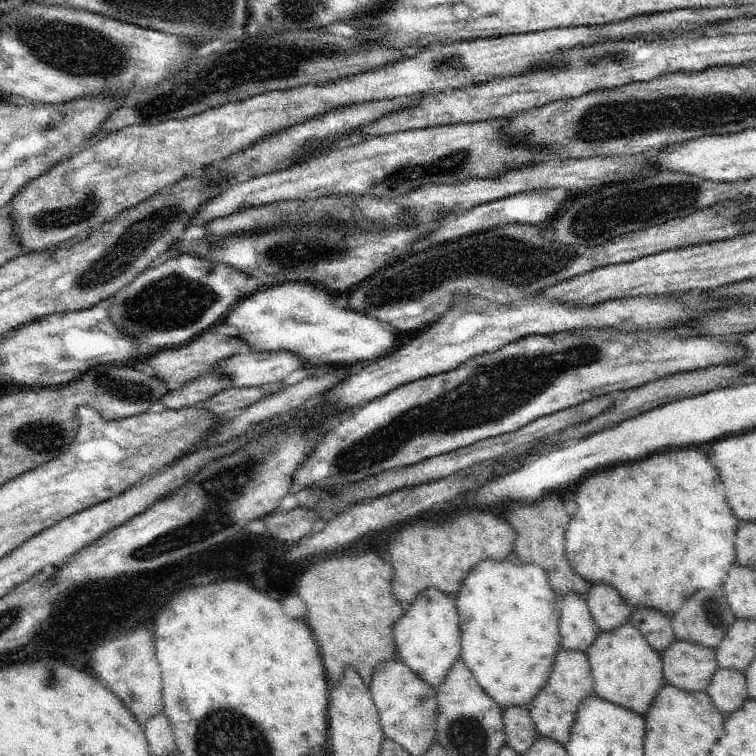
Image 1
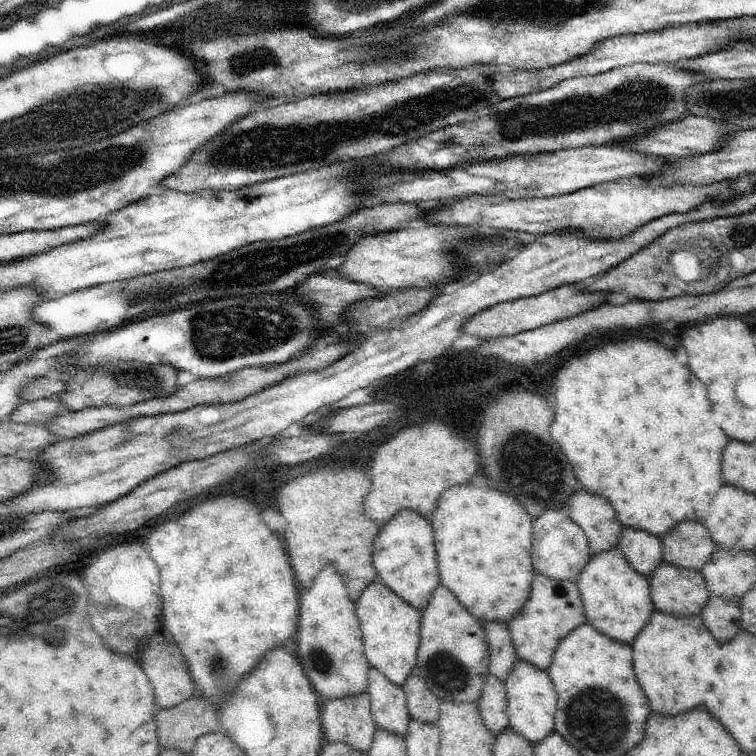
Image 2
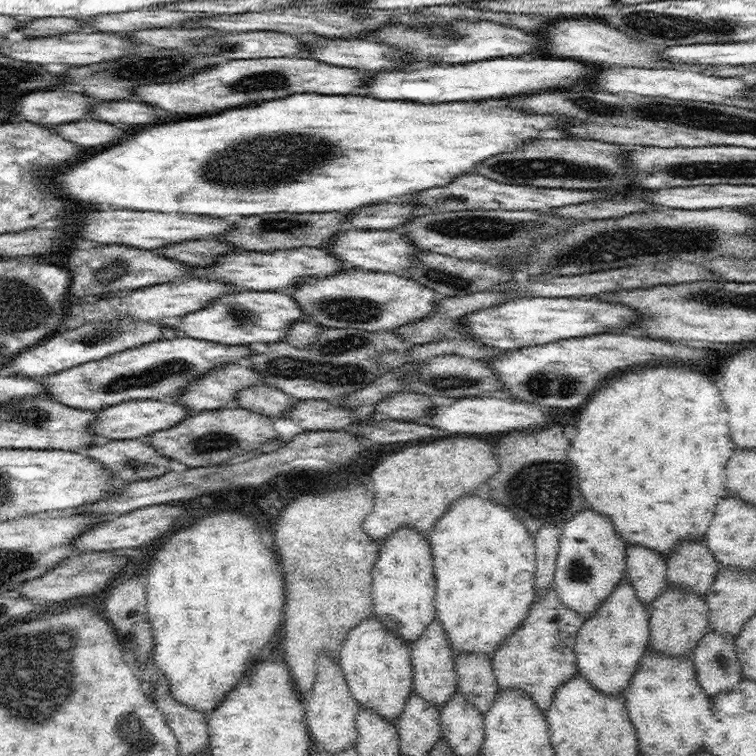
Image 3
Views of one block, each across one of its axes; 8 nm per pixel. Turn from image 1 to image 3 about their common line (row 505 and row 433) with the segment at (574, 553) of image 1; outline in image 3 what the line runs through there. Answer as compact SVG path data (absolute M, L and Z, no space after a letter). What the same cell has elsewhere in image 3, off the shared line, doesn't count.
M658 366L658 368L638 368L636 372L624 374L622 378L612 380L606 388L602 388L592 400L590 404L586 404L582 408L580 420L578 420L578 434L571 440L567 456L568 460L576 466L578 470L578 478L580 478L580 492L586 498L586 502L592 506L594 512L608 516L614 526L618 536L628 542L628 544L640 544L644 548L656 550L658 554L666 557L682 540L704 540L706 532L708 532L708 524L714 516L714 508L718 504L718 498L722 498L724 494L724 466L728 462L728 458L734 454L734 442L728 436L728 414L726 414L726 406L722 402L722 396L716 388L716 384L712 382L712 378L704 372L694 372L688 366Z

